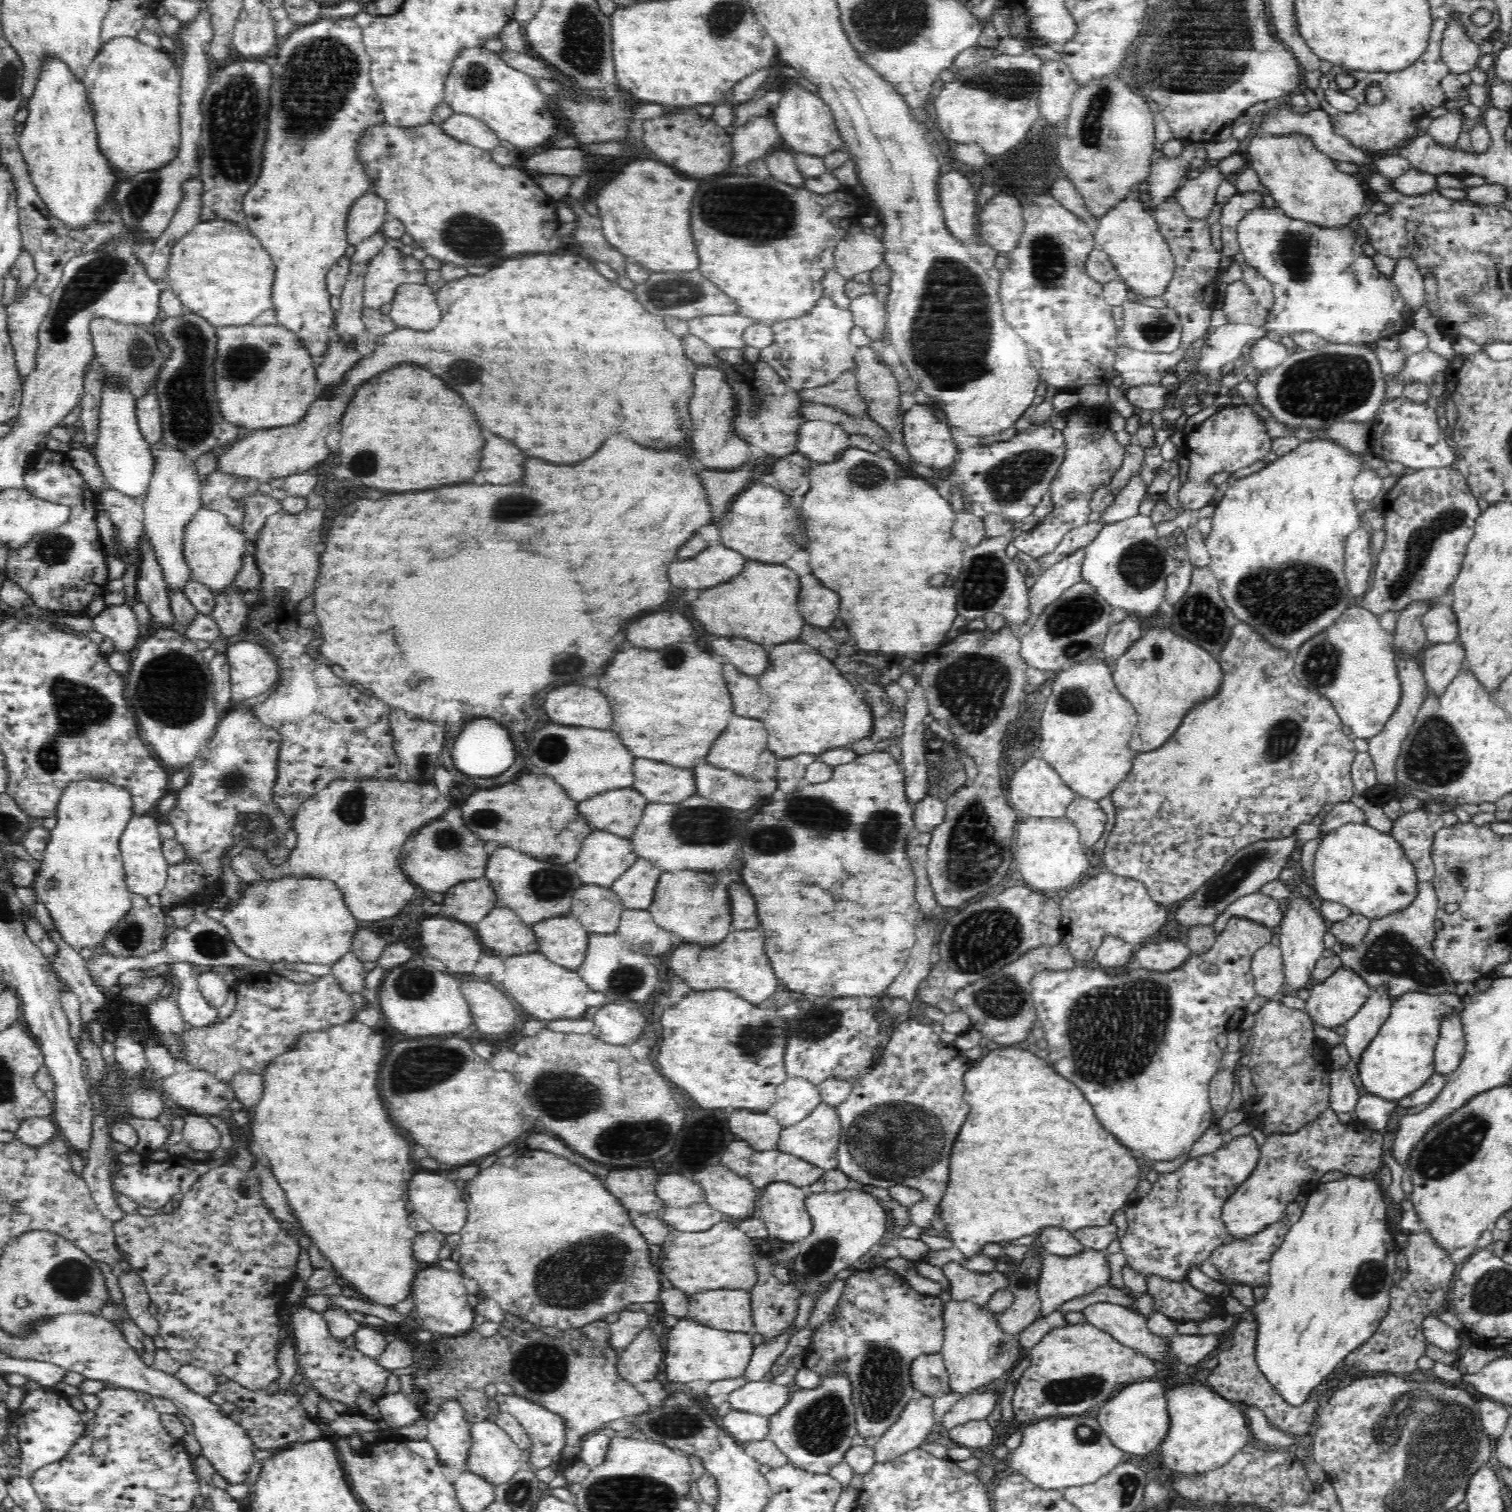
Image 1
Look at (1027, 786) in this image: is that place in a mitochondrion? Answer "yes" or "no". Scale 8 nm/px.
no

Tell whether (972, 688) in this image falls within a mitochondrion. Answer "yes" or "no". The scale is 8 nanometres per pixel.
yes

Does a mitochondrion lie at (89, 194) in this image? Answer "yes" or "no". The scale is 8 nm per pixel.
no

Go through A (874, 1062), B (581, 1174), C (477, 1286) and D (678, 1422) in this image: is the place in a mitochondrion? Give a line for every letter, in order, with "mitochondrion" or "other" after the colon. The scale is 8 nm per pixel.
A: other
B: other
C: other
D: mitochondrion

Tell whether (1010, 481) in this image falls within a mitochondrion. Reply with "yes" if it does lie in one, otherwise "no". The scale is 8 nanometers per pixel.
yes

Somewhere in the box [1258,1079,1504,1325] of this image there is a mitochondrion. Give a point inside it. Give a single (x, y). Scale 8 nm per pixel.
(1448, 1149)

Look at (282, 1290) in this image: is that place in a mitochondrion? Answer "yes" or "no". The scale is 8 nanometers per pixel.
no

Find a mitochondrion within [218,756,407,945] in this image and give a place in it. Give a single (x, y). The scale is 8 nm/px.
(350, 808)

